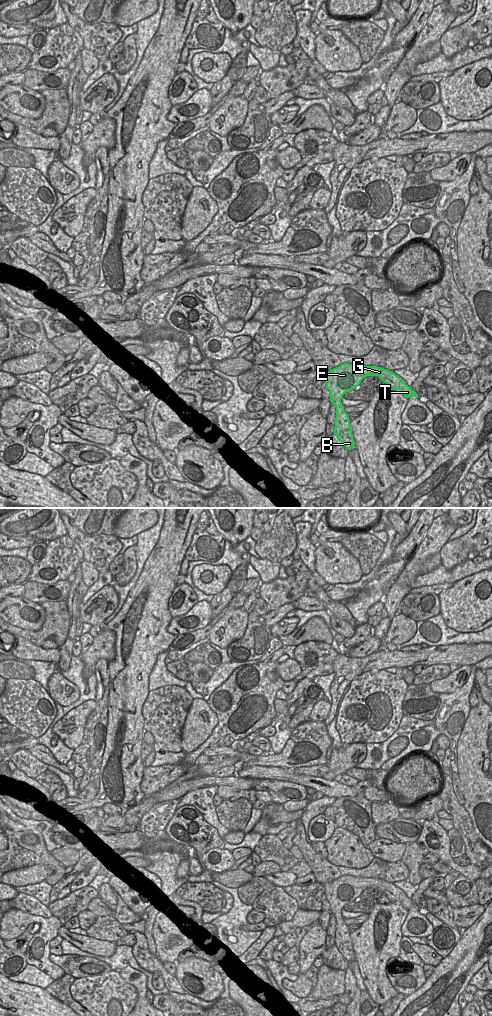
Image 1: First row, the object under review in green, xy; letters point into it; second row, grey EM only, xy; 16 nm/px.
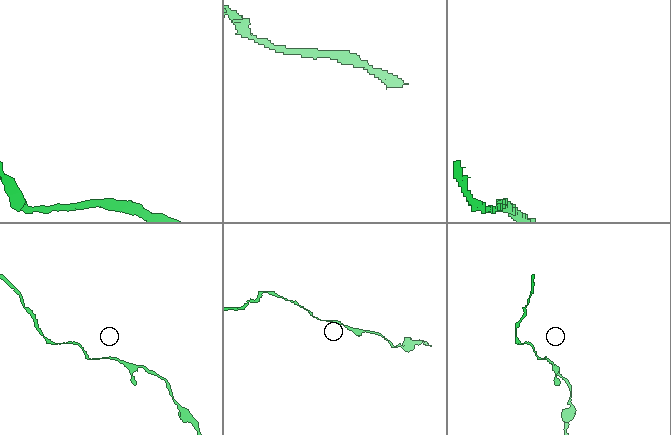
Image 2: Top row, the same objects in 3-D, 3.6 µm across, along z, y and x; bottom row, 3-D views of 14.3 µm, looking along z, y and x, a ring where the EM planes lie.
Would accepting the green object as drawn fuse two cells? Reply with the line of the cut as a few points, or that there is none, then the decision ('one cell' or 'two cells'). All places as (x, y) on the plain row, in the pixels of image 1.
cut none; one cell

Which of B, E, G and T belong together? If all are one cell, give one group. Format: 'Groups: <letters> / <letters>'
Groups: B E G T.

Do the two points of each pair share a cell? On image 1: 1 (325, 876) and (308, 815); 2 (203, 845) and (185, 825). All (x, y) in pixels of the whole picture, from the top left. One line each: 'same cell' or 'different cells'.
1: different cells
2: same cell

